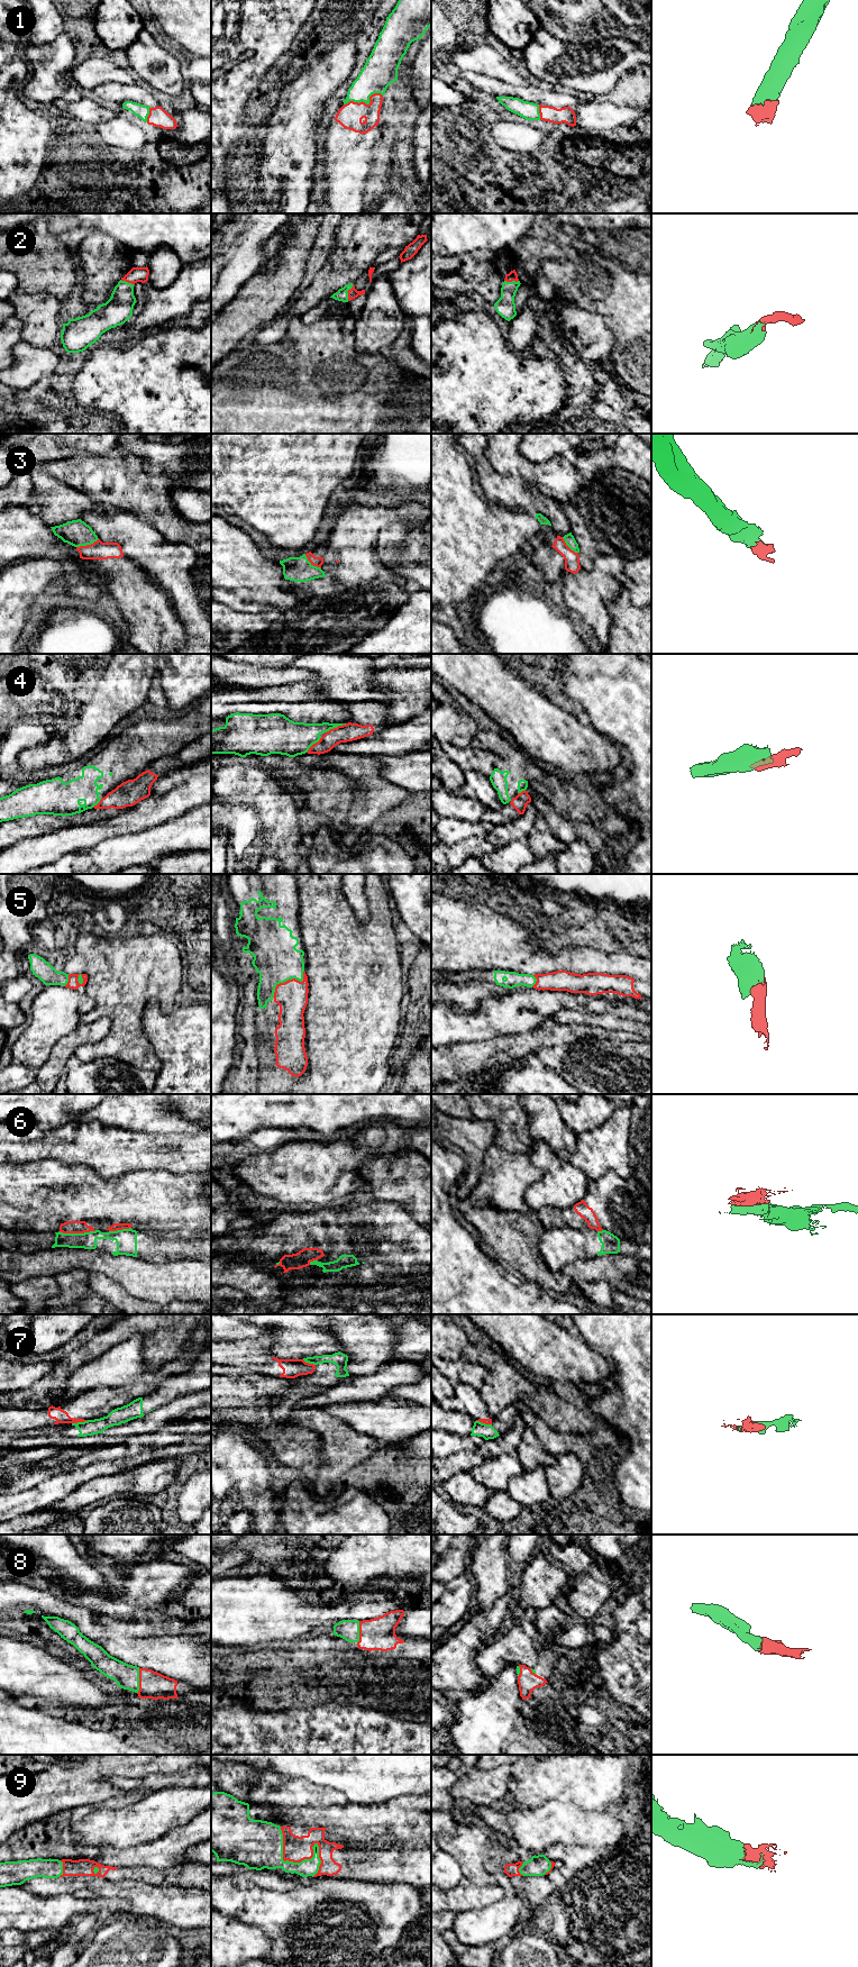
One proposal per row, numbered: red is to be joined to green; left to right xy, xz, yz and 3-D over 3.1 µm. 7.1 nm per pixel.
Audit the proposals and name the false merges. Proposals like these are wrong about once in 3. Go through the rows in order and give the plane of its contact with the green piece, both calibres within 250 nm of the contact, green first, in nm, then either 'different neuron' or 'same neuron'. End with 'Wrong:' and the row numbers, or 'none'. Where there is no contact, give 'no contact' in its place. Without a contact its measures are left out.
1: meets green in xz; 240 nm thick on the green side, 180 nm on the other; same neuron
2: meets green in xz; 80 nm thick on the green side, 70 nm on the other; same neuron
3: meets green in xy; 190 nm thick on the green side, 130 nm on the other; same neuron
4: meets green in xz; 190 nm thick on the green side, 130 nm on the other; different neuron
5: meets green in xz; 320 nm thick on the green side, 220 nm on the other; same neuron
6: meets green in xy; 130 nm thick on the green side, 100 nm on the other; different neuron
7: meets green in xy; 110 nm thick on the green side, 100 nm on the other; different neuron
8: meets green in xy; 180 nm thick on the green side, 190 nm on the other; same neuron
9: meets green in xz; 180 nm thick on the green side, 180 nm on the other; same neuron
Wrong: 4, 6, 7

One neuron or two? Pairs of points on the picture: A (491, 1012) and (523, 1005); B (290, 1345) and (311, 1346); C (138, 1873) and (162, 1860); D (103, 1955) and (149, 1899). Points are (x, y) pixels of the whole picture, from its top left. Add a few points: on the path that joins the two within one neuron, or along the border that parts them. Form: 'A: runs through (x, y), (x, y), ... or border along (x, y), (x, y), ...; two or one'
A: runs through (499, 1012), (516, 1011); one
B: runs through (295, 1345), (306, 1345); one
C: border along (176, 1864), (166, 1868), (124, 1866); two
D: border along (133, 1915), (148, 1915), (161, 1922); two

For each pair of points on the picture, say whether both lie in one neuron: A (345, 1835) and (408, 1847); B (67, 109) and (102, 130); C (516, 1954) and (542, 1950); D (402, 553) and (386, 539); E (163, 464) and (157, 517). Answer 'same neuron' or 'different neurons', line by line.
A: same neuron
B: different neurons
C: same neuron
D: same neuron
E: different neurons

